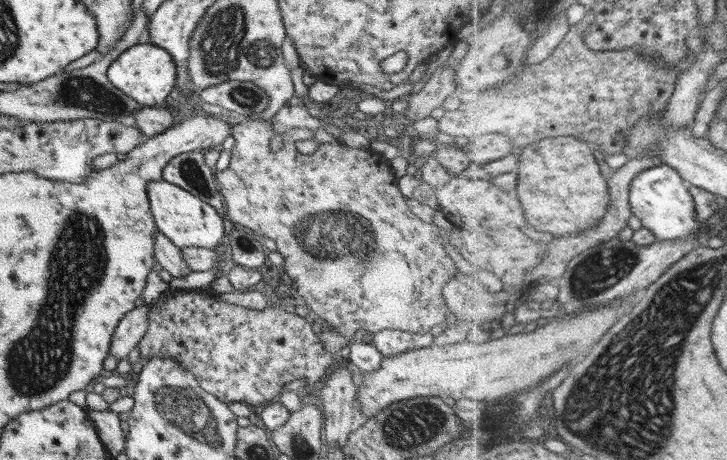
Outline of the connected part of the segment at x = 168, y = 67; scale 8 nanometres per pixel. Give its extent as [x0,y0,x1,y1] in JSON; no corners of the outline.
[106,41,175,107]

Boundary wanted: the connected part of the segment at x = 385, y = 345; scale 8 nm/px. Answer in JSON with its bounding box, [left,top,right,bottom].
[371,329,434,357]

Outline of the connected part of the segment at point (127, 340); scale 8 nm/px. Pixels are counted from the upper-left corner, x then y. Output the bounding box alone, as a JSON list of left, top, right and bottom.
[108,304,148,360]

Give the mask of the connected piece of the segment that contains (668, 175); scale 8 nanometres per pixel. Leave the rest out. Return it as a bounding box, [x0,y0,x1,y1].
[630,165,708,242]

